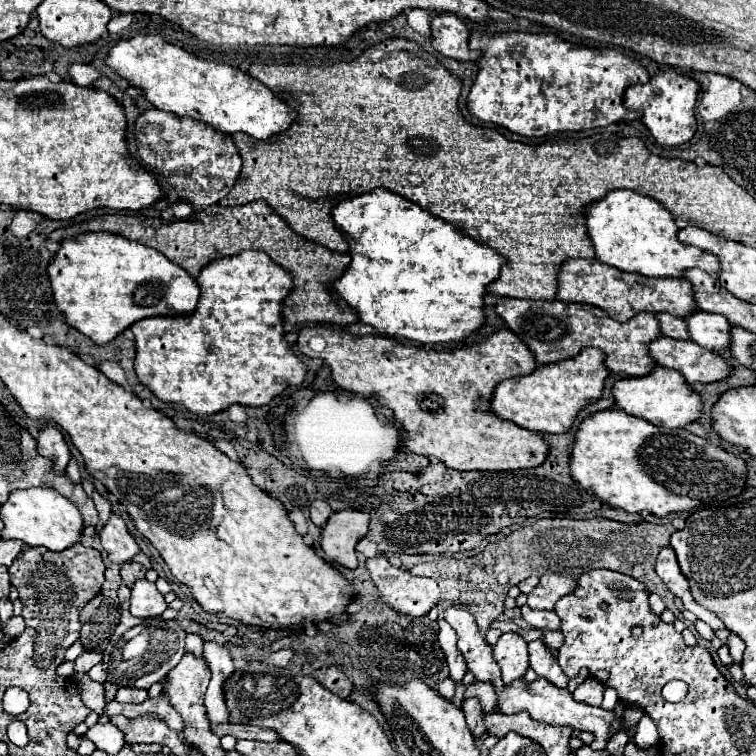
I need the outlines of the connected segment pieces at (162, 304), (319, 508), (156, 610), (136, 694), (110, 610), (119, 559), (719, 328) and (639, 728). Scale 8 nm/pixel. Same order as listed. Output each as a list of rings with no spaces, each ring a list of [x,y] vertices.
[[[98,231],[98,233],[82,233],[70,239],[64,239],[54,261],[48,267],[54,301],[56,307],[64,313],[68,325],[90,337],[96,345],[106,345],[114,337],[118,337],[124,329],[142,321],[146,317],[158,315],[190,315],[196,309],[200,287],[196,279],[192,279],[182,267],[172,263],[160,251],[136,243],[132,239],[122,239],[120,235]]]
[[[316,499],[316,501],[312,503],[312,507],[310,507],[310,519],[312,519],[314,525],[324,527],[324,523],[328,521],[330,515],[332,515],[332,507],[330,507],[326,501]]]
[[[142,579],[130,587],[130,613],[134,617],[158,617],[166,607],[164,597],[154,583]]]
[[[122,687],[118,689],[118,695],[116,695],[118,703],[142,703],[146,699],[148,699],[148,691],[134,689],[134,687]]]
[[[96,595],[80,611],[80,643],[86,651],[104,651],[112,643],[112,633],[120,621],[120,607],[104,595]]]
[[[114,513],[104,523],[104,527],[98,531],[98,537],[100,537],[100,543],[102,543],[104,551],[108,553],[110,561],[114,561],[114,563],[128,563],[140,551],[140,547],[128,533],[124,519]]]
[[[696,311],[686,317],[690,339],[704,349],[714,353],[730,347],[730,329],[732,325],[722,315],[712,315],[704,311]]]
[[[642,717],[640,723],[636,725],[636,733],[634,733],[632,741],[642,751],[646,751],[646,749],[650,749],[650,747],[654,747],[658,743],[658,733],[656,733],[656,727],[652,723],[654,723],[652,719]]]

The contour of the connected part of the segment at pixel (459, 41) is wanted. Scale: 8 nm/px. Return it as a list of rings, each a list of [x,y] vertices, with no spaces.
[[[440,13],[432,19],[432,47],[440,51],[444,57],[452,57],[456,61],[478,61],[482,57],[480,51],[468,49],[470,29],[464,21],[454,13]]]

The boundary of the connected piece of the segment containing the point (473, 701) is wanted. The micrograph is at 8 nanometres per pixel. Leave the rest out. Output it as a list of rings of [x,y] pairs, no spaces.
[[[476,697],[464,699],[462,711],[464,711],[466,723],[468,723],[474,739],[480,739],[486,733],[486,725],[484,725],[484,713],[482,713],[482,707],[478,705],[478,699]]]

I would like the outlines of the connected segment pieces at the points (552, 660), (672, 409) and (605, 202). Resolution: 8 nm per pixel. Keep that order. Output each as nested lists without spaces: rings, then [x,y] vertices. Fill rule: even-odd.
[[[530,641],[528,655],[530,655],[530,667],[536,671],[538,677],[544,677],[546,681],[560,687],[568,685],[568,677],[560,669],[554,653],[542,641]]]
[[[656,365],[654,373],[648,373],[644,377],[630,377],[630,379],[622,379],[614,383],[612,389],[614,397],[616,397],[616,405],[618,409],[646,419],[658,427],[666,427],[666,429],[676,429],[676,427],[686,427],[688,423],[694,423],[702,417],[702,399],[700,395],[694,391],[694,387],[690,387],[686,383],[684,377],[680,377],[678,371],[674,369],[666,369]]]
[[[618,189],[608,193],[602,201],[592,203],[586,209],[586,219],[588,235],[596,249],[596,259],[620,271],[660,279],[684,277],[684,271],[692,267],[700,267],[702,271],[714,275],[720,273],[720,261],[716,255],[678,241],[678,227],[672,213],[652,197]]]

